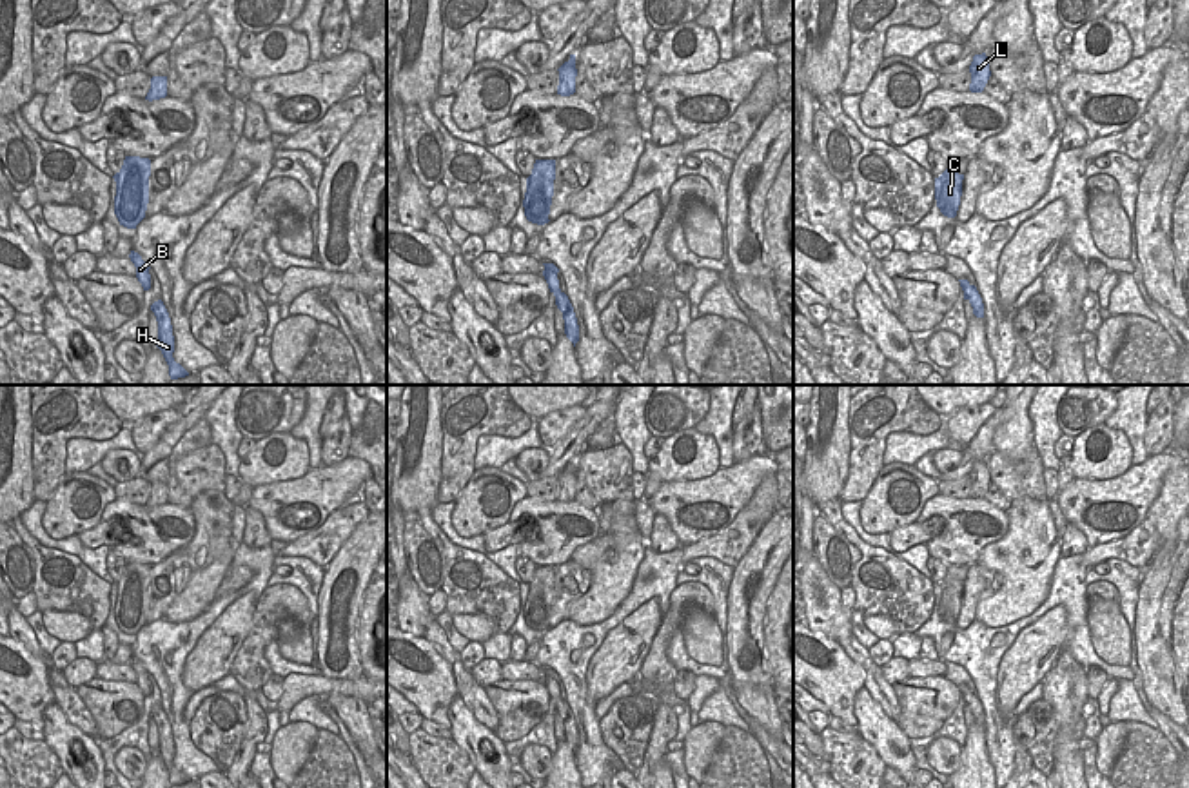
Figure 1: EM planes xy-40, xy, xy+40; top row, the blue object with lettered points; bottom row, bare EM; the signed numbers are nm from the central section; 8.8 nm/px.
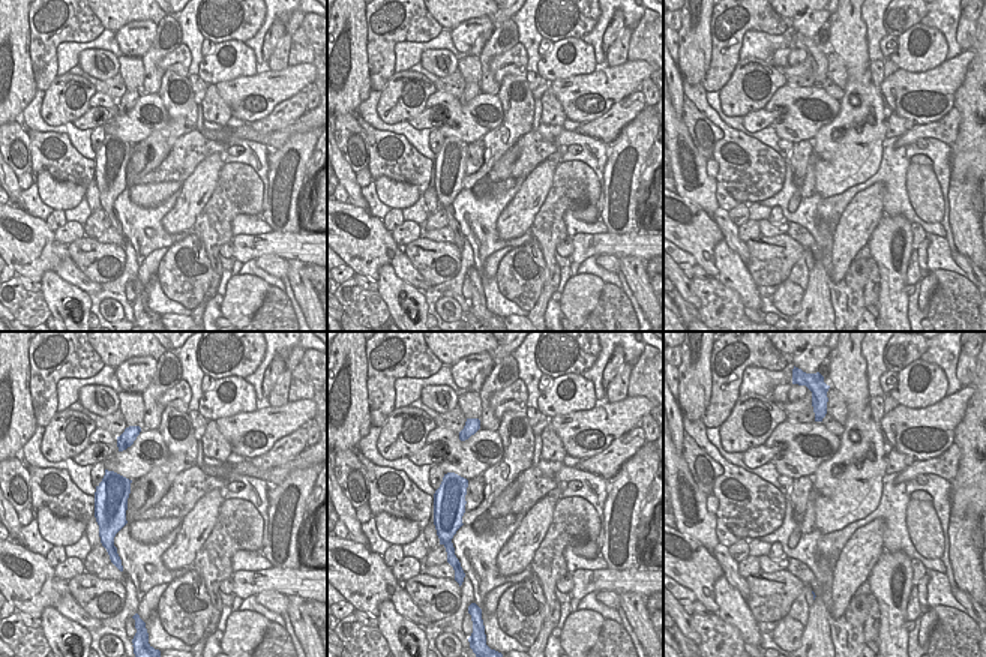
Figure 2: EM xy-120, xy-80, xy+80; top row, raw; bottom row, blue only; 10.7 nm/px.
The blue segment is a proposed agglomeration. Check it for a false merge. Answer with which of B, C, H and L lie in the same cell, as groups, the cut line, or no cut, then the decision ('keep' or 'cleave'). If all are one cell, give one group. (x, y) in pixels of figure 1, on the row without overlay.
B C H L | no cut | keep

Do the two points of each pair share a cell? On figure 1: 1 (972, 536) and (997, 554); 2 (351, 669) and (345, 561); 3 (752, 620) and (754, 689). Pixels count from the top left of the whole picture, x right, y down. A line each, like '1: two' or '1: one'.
1: two
2: one
3: one

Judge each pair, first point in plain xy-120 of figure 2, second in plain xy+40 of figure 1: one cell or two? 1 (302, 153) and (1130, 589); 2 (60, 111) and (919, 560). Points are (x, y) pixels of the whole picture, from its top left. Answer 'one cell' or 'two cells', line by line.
1: two cells
2: two cells

